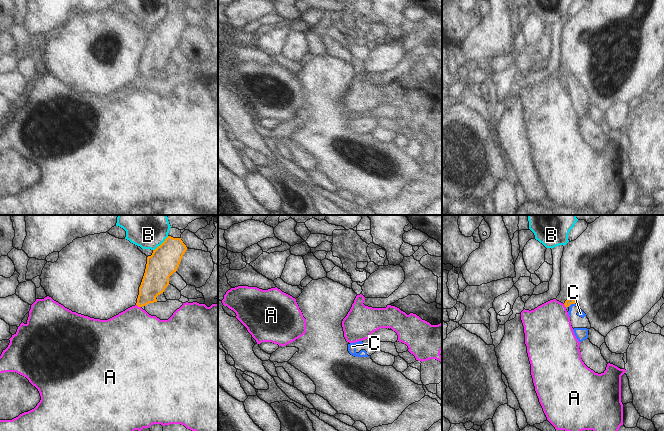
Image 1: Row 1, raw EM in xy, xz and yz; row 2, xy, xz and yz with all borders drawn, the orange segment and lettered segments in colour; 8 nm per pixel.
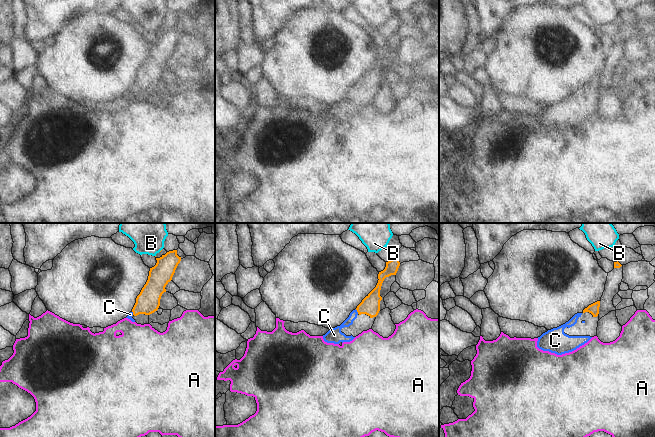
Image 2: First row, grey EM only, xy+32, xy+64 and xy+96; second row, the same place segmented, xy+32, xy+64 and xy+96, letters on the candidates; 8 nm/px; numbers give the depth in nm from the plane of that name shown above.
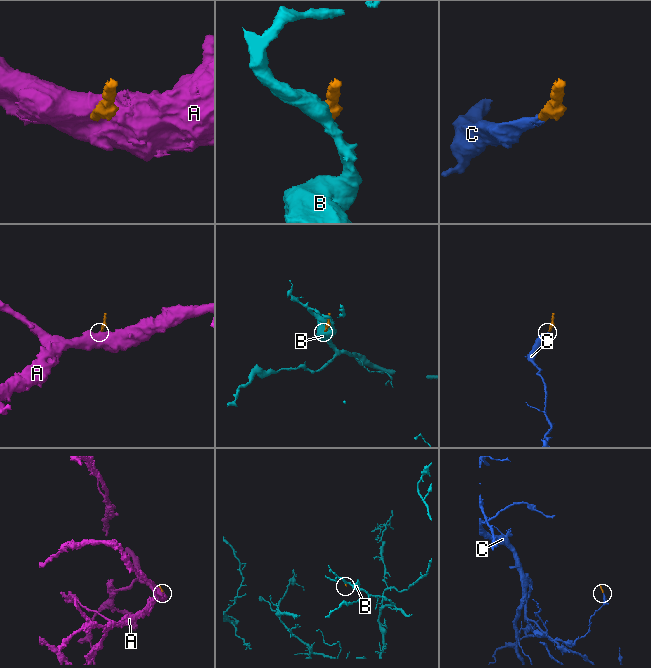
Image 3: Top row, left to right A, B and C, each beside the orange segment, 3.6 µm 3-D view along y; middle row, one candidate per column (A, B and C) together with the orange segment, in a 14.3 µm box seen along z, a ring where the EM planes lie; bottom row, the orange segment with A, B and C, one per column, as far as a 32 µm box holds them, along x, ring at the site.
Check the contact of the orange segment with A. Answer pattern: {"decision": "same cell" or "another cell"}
{"decision": "another cell"}

